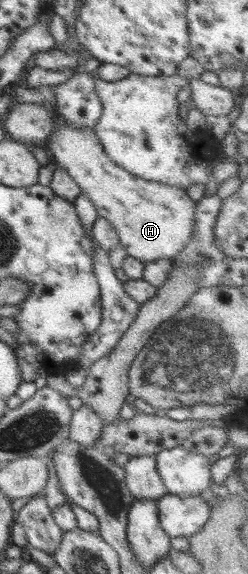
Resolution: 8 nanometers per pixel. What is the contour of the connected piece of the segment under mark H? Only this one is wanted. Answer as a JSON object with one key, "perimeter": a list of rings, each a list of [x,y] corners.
{"perimeter":[[[59,117],[45,148],[50,152],[56,167],[66,170],[81,188],[82,194],[92,201],[97,208],[98,216],[111,222],[117,232],[119,243],[124,247],[128,256],[136,258],[144,264],[158,259],[173,259],[182,251],[182,248],[188,245],[195,229],[196,202],[190,199],[188,193],[181,188],[138,178],[126,172],[116,162],[108,158],[93,130],[94,128],[89,128],[89,126],[70,126],[65,119]]]}

